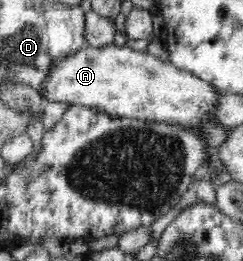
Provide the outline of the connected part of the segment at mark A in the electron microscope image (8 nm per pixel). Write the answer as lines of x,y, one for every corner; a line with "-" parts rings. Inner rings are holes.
127,45
95,48
84,46
80,51
54,62
39,89
45,103
59,101
69,105
97,108
110,116
139,120
166,121
185,127
200,127
208,143
210,170
221,169
217,147
225,141
227,131
213,124
209,117
216,105
216,90
202,79
163,62
146,52
133,51

